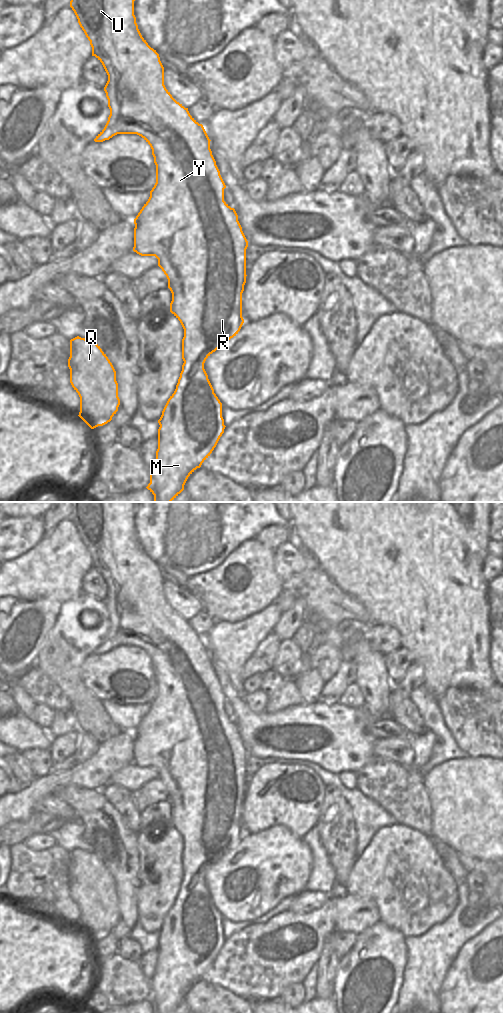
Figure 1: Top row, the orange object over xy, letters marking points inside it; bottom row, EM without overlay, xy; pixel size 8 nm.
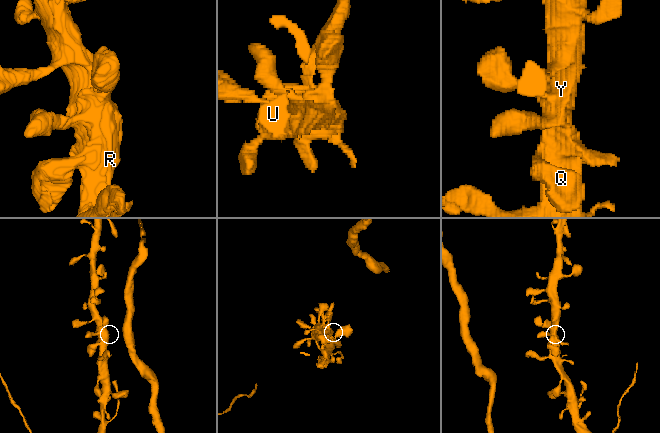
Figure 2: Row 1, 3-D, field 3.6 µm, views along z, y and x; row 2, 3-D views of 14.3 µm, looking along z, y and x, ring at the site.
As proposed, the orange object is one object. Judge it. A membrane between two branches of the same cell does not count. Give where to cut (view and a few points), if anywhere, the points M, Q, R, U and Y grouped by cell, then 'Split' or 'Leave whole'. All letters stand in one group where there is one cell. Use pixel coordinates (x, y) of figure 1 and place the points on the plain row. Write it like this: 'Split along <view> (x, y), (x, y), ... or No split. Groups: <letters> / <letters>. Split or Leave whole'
No split. Groups: M Q R U Y. Leave whole.

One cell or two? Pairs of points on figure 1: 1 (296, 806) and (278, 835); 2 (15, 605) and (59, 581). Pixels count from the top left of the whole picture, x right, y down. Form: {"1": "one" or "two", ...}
{"1": "two", "2": "one"}

